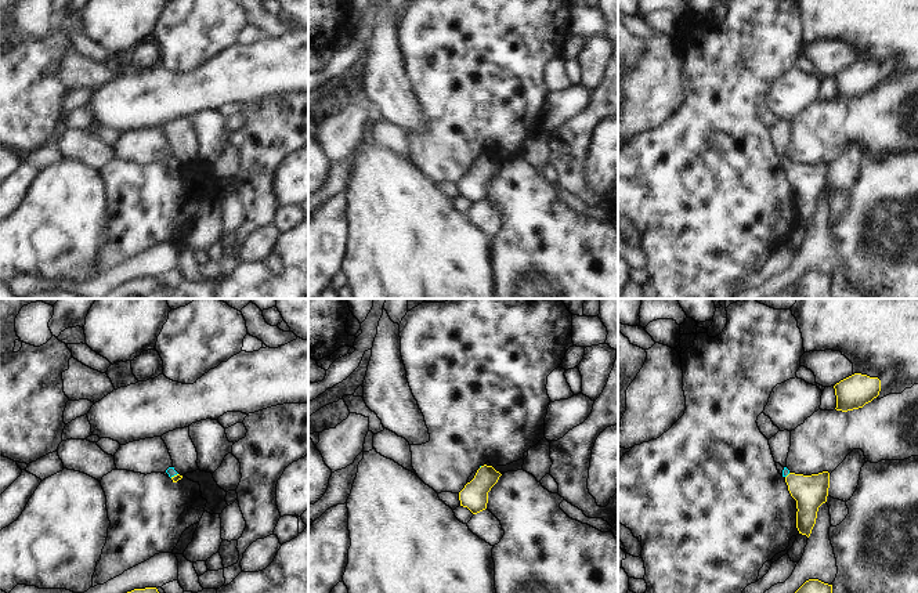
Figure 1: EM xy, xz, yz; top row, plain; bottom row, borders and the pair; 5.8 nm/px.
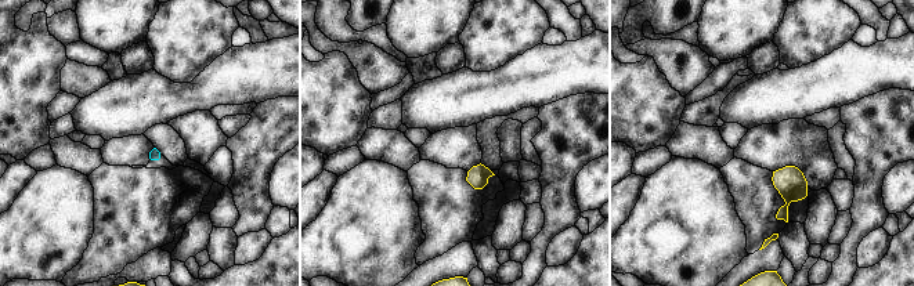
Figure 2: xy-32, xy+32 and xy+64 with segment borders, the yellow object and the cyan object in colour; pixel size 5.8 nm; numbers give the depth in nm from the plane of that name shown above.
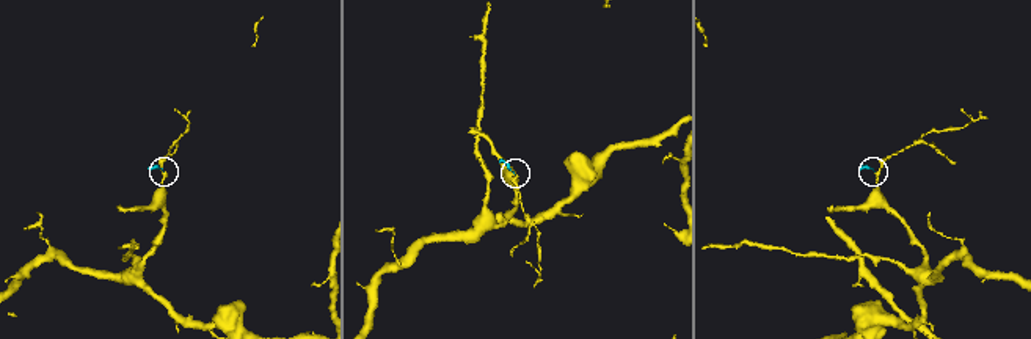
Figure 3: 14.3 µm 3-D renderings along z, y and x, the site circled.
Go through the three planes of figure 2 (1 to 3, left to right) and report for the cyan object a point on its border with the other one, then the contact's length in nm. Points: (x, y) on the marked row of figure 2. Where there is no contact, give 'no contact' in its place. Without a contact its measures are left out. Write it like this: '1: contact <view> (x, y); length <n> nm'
1: no contact
2: no contact
3: no contact

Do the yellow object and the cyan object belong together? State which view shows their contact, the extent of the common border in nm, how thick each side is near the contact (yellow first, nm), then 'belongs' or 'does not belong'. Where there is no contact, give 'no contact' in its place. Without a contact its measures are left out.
contact in xy; length 50 nm; calibres 40 and 50 nm; belongs

